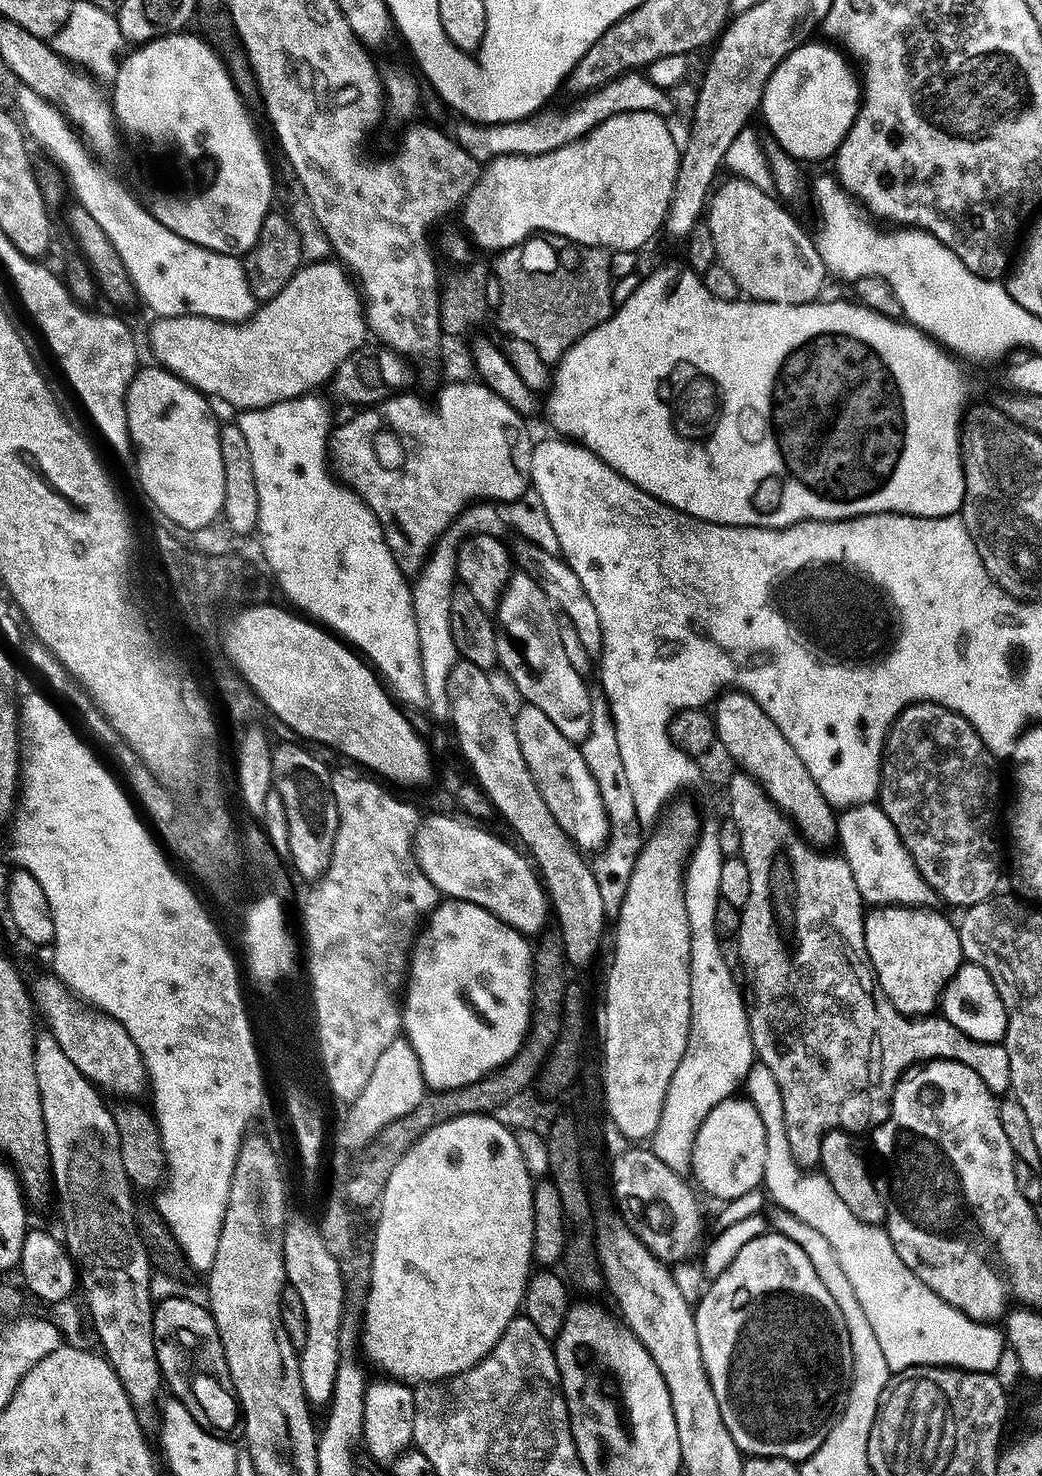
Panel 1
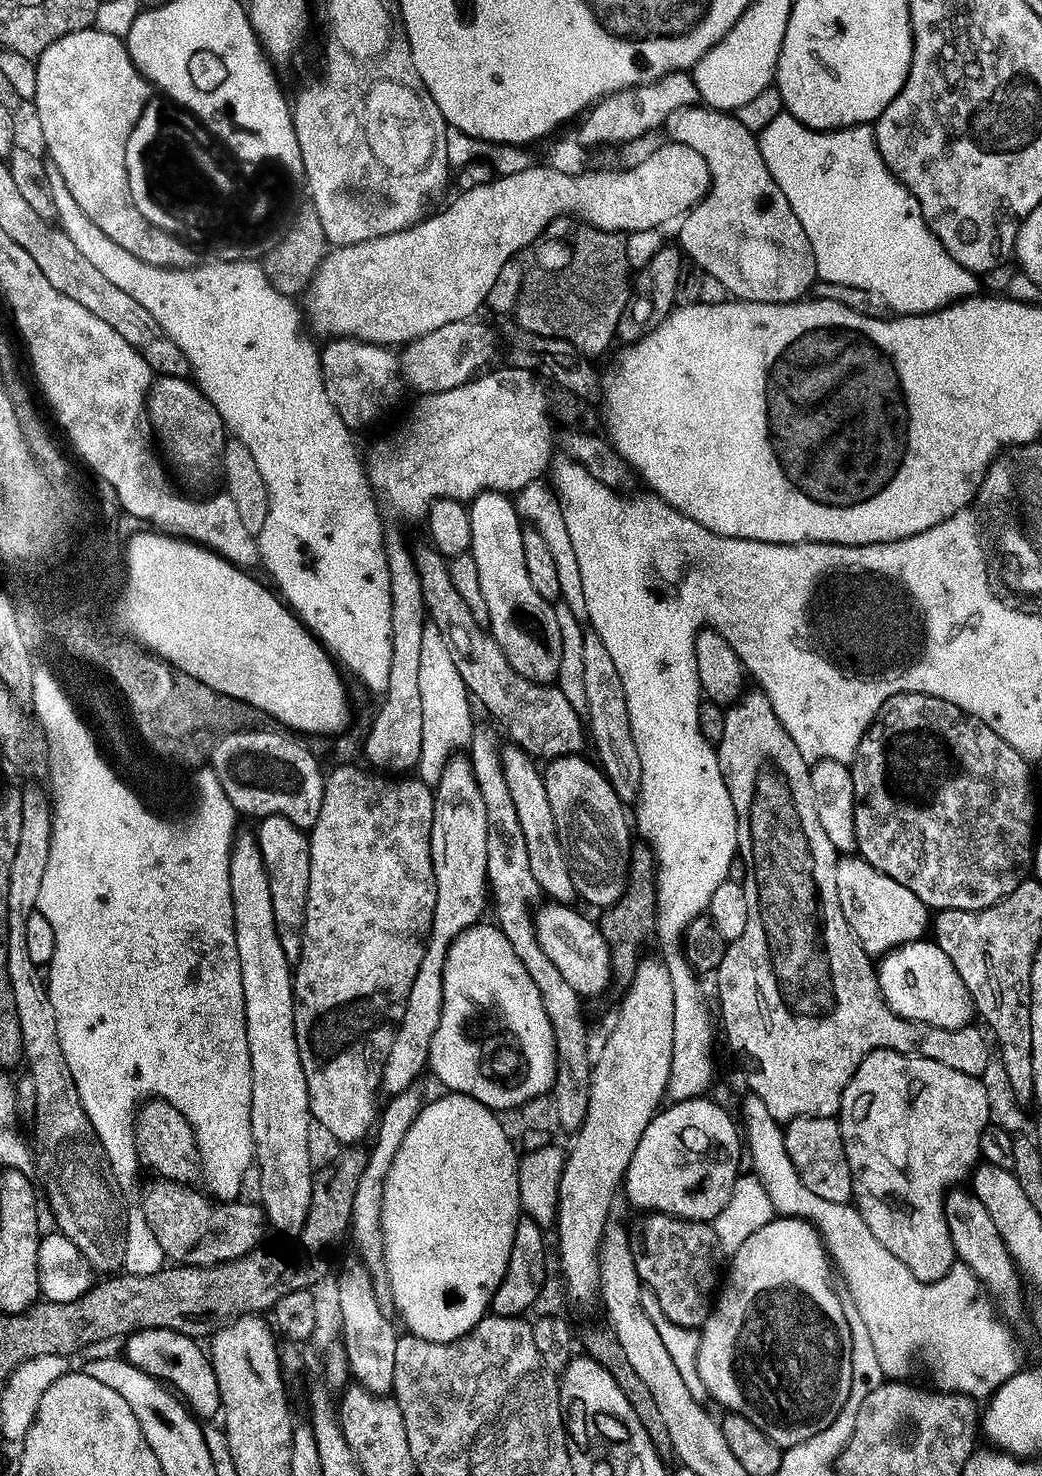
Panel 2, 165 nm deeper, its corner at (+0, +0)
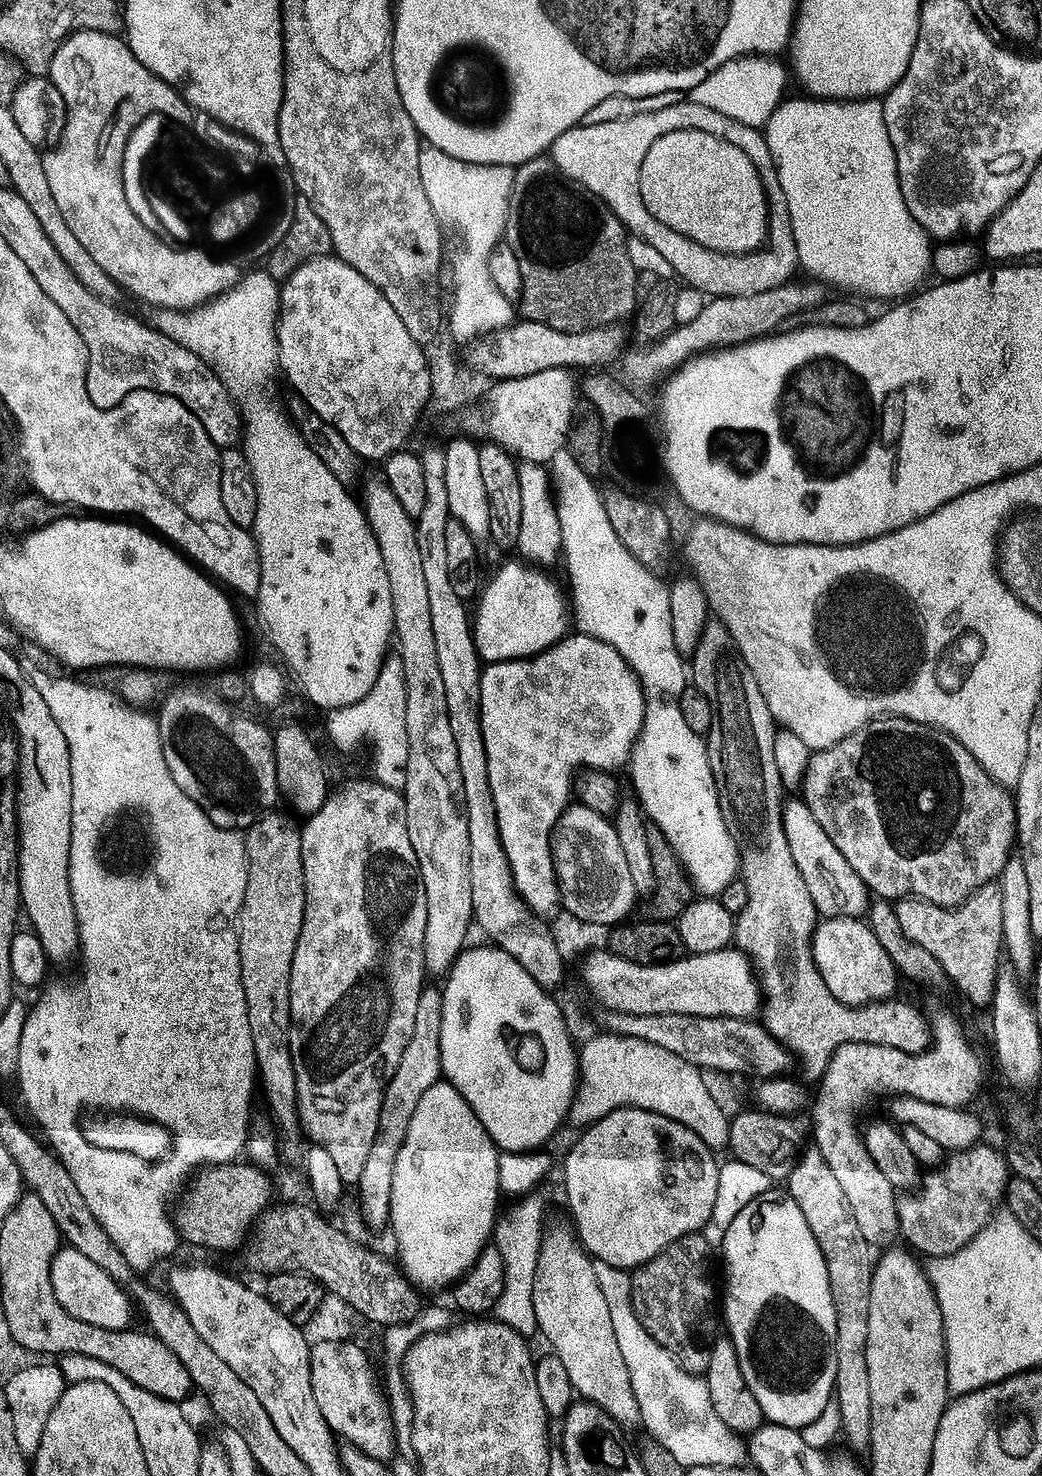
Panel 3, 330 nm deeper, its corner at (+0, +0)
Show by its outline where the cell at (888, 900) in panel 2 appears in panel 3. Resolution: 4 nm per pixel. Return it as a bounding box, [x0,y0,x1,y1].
[783,798,870,917]

